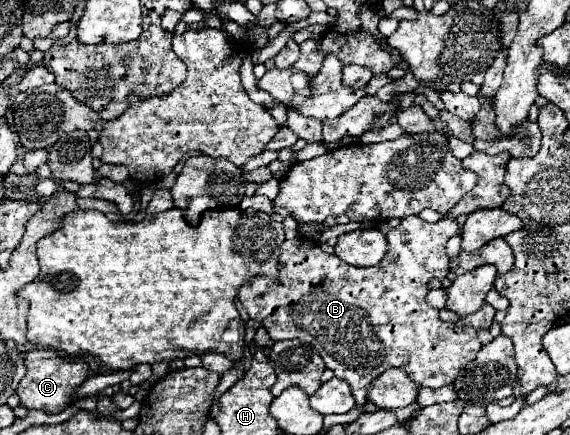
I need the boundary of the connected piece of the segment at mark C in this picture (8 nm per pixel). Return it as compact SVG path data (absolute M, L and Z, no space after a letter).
M30 349L22 353L26 375L20 381L16 395L20 397L20 405L26 409L40 409L46 413L60 413L70 405L70 395L76 391L76 387L82 385L82 381L88 375L88 363L82 359L68 361L54 349Z

